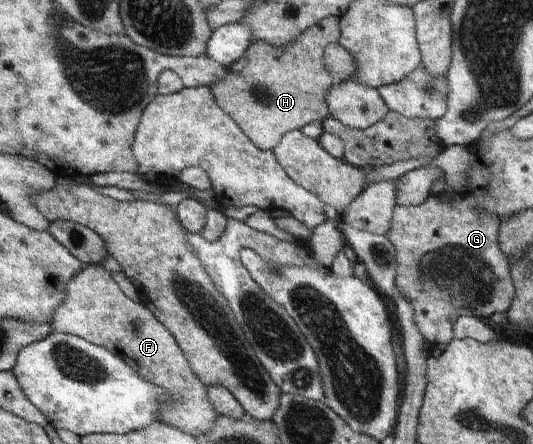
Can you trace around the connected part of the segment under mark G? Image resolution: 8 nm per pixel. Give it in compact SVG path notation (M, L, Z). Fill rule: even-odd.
M429 195L420 205L393 207L390 229L384 234L396 251L396 286L414 310L414 321L427 342L448 343L454 338L453 323L460 316L487 318L495 312L506 313L516 290L510 275L510 264L498 245L500 220L485 213L472 196L464 195L443 201Z

